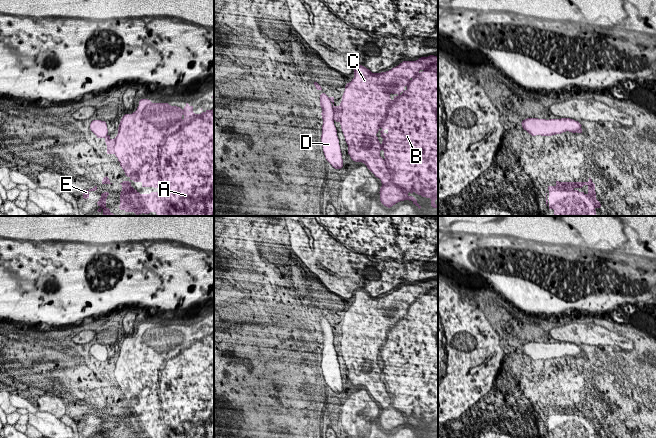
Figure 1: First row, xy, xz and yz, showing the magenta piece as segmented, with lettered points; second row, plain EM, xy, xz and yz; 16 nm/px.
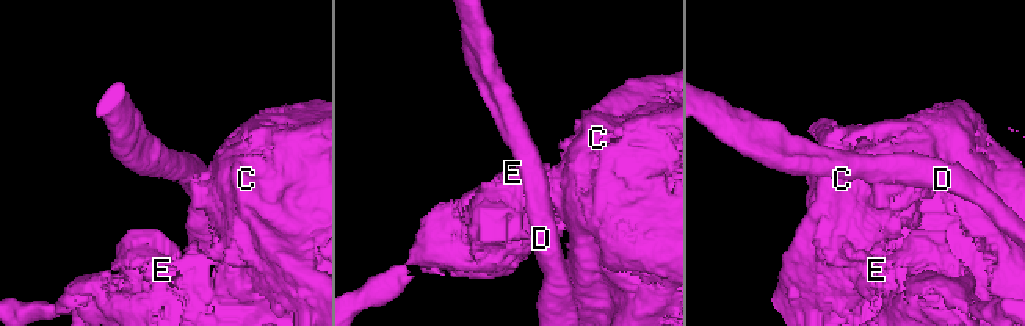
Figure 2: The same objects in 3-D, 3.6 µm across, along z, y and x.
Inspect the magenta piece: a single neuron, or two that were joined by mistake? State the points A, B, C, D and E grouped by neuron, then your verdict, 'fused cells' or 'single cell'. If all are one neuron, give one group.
A B C E / D | fused cells

